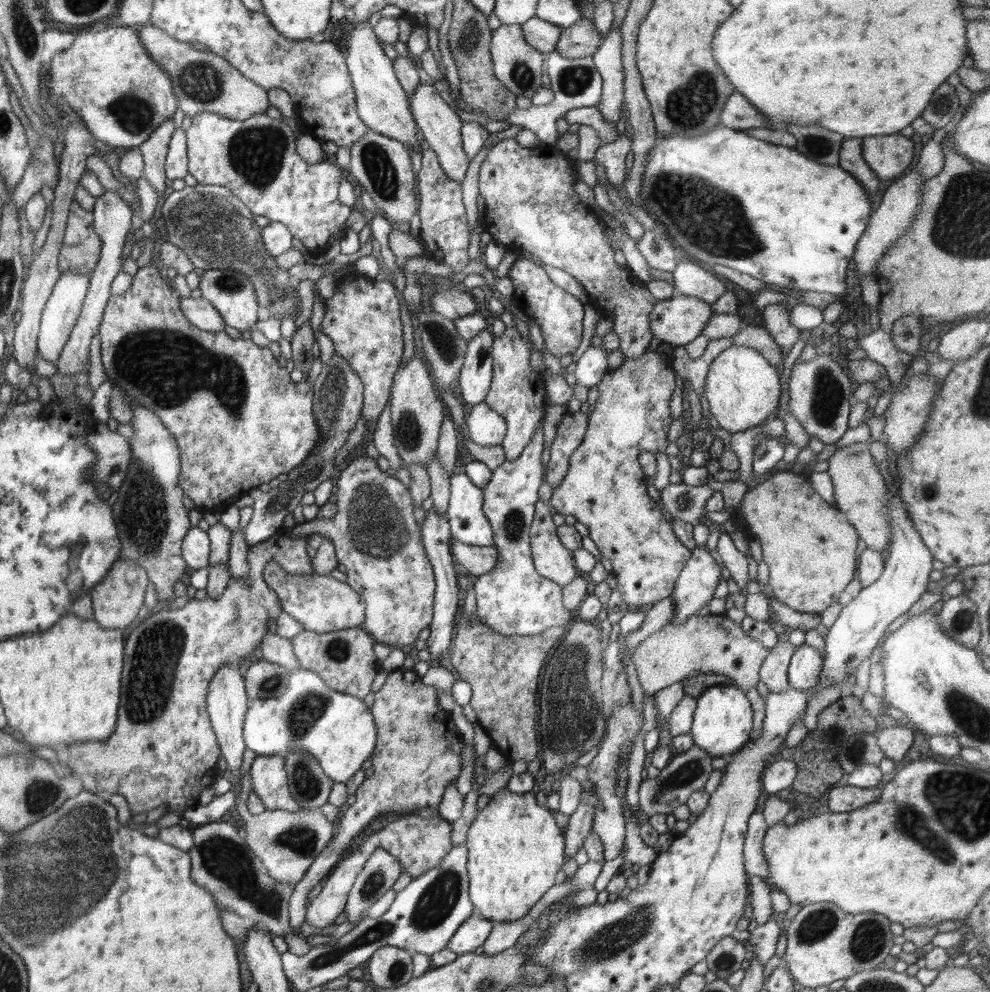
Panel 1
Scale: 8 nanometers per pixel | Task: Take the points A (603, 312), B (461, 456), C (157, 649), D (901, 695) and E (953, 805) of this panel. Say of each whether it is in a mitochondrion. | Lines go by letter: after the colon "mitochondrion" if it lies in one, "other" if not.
A: other
B: other
C: mitochondrion
D: other
E: mitochondrion

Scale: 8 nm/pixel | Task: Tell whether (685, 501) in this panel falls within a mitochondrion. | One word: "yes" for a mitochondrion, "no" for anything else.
no

